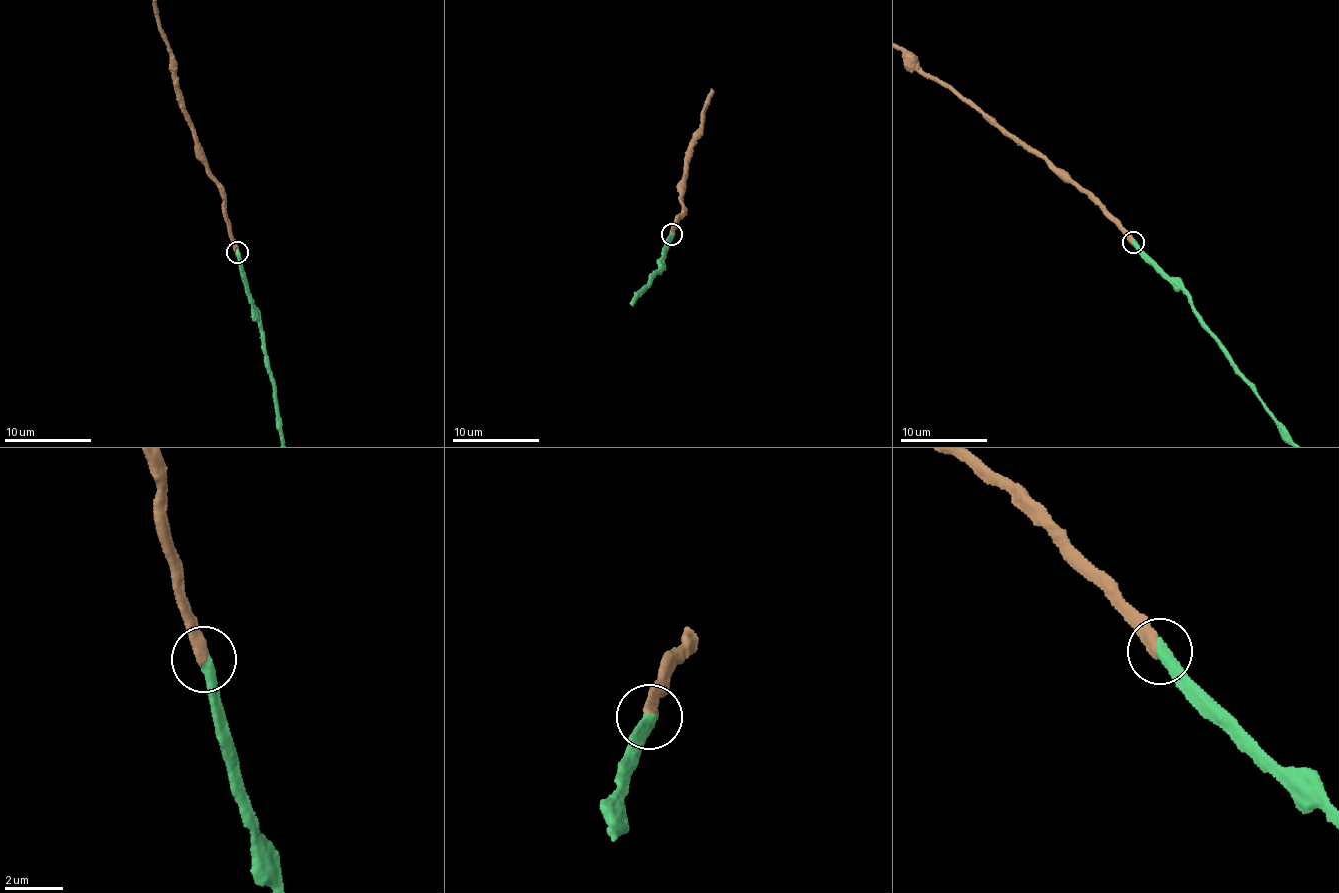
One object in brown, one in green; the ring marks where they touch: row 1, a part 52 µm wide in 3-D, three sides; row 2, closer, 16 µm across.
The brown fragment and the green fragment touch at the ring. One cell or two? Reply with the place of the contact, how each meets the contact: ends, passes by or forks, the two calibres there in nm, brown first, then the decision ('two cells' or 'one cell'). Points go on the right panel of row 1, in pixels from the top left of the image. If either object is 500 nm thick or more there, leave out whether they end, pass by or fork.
(1133, 242) | brown ends | green ends | 400/440 nm | one cell

